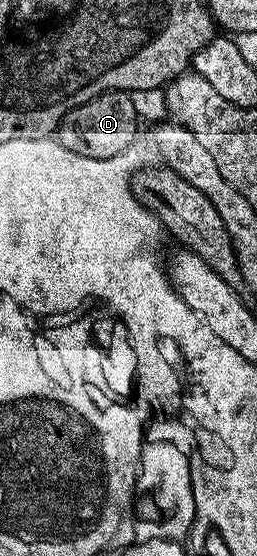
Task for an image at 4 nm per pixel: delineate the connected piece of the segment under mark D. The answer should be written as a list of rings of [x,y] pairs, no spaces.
[[[106,91],[103,95],[77,105],[59,122],[57,142],[86,159],[112,159],[132,150],[139,135],[139,111],[126,91]]]

